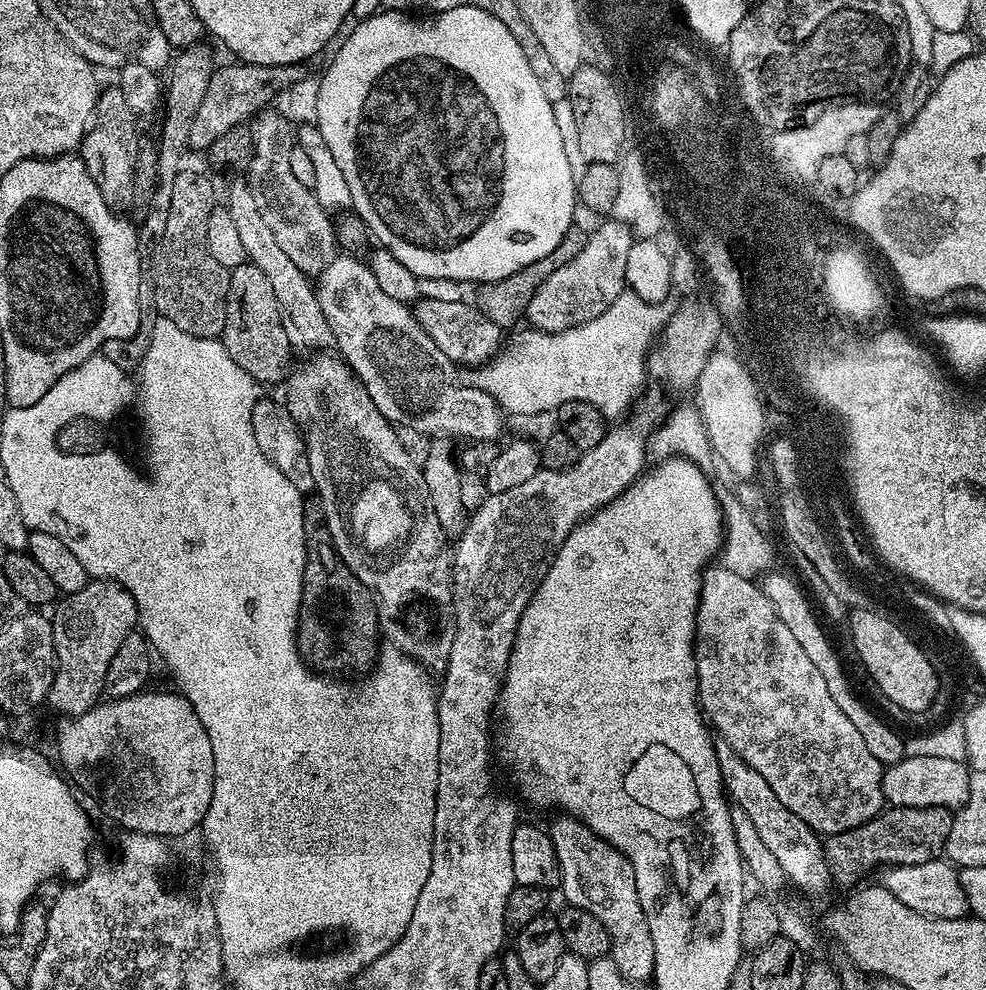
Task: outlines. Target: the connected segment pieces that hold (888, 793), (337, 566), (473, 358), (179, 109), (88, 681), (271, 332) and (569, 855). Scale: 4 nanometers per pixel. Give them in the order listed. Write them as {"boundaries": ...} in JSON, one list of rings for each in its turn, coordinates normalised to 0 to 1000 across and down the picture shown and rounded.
{"boundaries":[[[[918,764],[910,772],[897,777],[897,806],[902,813],[910,816],[959,816],[973,818],[982,809],[984,802],[983,773],[968,766],[931,766]]],[[[320,503],[313,504],[308,511],[308,555],[308,599],[304,605],[300,654],[309,668],[326,680],[372,680],[383,666],[381,608],[342,560],[330,510]]],[[[426,301],[421,304],[420,318],[422,324],[440,341],[444,354],[457,362],[463,370],[479,368],[486,370],[499,363],[508,355],[507,339],[509,333],[493,317],[489,317],[479,305],[440,305]]],[[[207,44],[196,45],[186,49],[175,62],[172,74],[174,81],[168,87],[168,109],[170,105],[170,115],[166,119],[166,139],[160,143],[161,154],[161,174],[163,183],[173,184],[182,174],[185,167],[185,152],[191,147],[191,135],[201,108],[205,104],[207,95],[217,78],[219,62],[214,53]]],[[[113,584],[90,585],[89,591],[83,597],[66,601],[56,614],[57,622],[52,623],[52,628],[53,647],[57,658],[57,680],[47,701],[47,711],[57,719],[65,719],[61,721],[66,724],[76,725],[92,717],[102,706],[108,689],[108,677],[112,677],[112,665],[116,665],[116,661],[120,661],[120,653],[124,653],[124,648],[128,648],[128,644],[135,641],[142,618],[132,599]]],[[[255,265],[242,267],[240,271],[234,272],[225,346],[233,362],[237,362],[237,366],[241,366],[241,370],[245,370],[245,374],[249,374],[249,378],[254,378],[254,382],[258,382],[261,389],[280,388],[284,383],[285,387],[293,379],[292,363],[298,359],[298,353],[292,345],[290,329],[286,329],[286,317],[282,313],[282,301],[278,298],[278,289],[274,289],[270,277],[266,277],[266,273],[262,273],[262,269],[258,269]]],[[[568,822],[558,835],[558,843],[562,851],[562,859],[566,863],[568,876],[567,900],[572,901],[575,912],[581,917],[593,917],[611,935],[615,935],[615,943],[621,953],[619,968],[630,980],[636,979],[637,970],[650,970],[653,976],[660,975],[663,968],[663,947],[659,947],[659,935],[655,931],[655,923],[651,919],[651,911],[647,911],[647,899],[643,891],[643,875],[623,854],[615,852],[602,838],[594,835],[582,824]]]]}

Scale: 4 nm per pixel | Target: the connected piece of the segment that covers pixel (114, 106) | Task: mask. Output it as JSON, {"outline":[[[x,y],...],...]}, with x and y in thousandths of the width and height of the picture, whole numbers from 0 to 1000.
{"outline":[[[114,87],[100,94],[97,103],[97,120],[83,146],[83,161],[89,169],[91,180],[103,192],[103,200],[116,212],[126,212],[130,205],[136,202],[136,156],[140,152],[143,138],[138,134],[140,118],[132,111],[128,99],[124,99],[124,91]]]}

